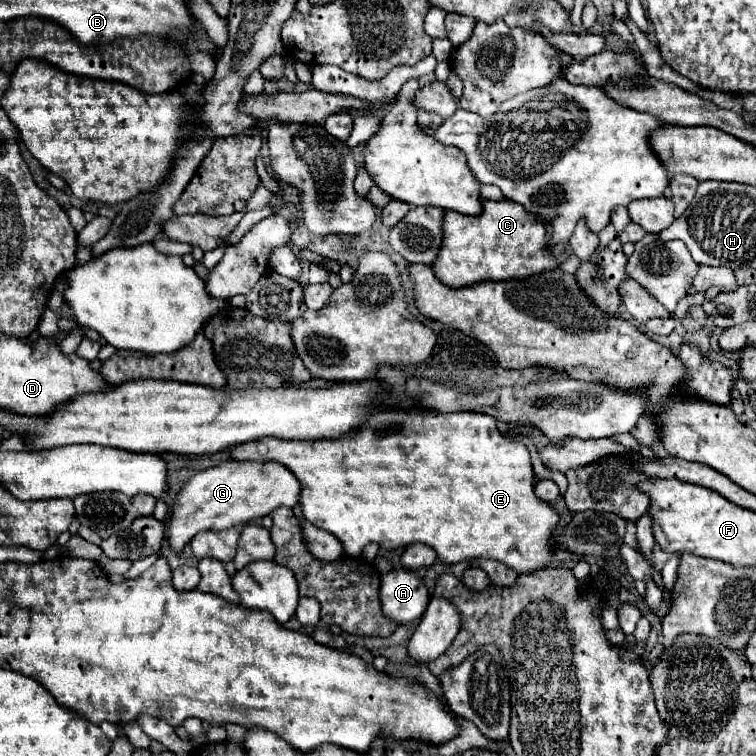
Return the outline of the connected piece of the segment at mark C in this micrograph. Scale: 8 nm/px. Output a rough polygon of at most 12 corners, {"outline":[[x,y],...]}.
{"outline":[[519,203],[445,211],[435,277],[449,287],[557,267],[549,225]]}

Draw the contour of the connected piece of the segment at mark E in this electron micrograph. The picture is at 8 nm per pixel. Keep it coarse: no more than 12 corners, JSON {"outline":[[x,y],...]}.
{"outline":[[381,411],[257,439],[359,557],[425,543],[521,575],[555,555],[523,443],[489,415]]}

